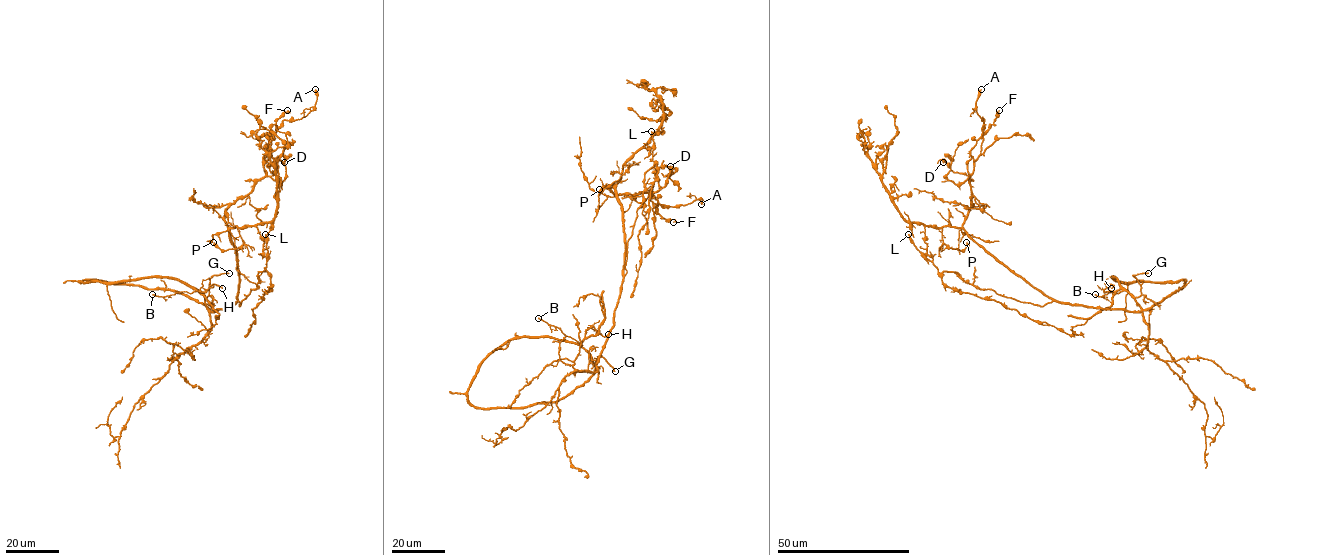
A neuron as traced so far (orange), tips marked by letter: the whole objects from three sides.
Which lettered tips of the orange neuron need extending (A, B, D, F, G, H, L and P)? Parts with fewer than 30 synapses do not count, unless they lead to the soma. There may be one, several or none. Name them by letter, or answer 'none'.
H

